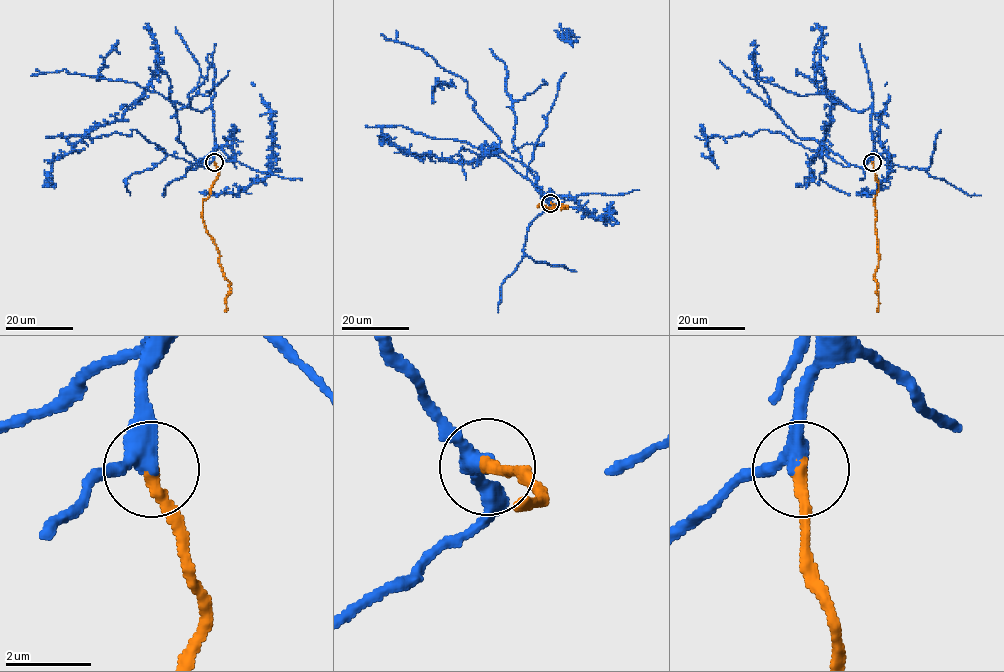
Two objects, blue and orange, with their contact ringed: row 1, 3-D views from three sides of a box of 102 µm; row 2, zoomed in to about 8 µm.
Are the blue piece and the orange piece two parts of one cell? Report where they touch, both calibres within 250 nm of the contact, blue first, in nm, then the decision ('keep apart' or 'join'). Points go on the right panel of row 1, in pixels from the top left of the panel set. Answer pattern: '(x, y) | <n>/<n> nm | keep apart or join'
(872, 162) | 400/320 nm | join

